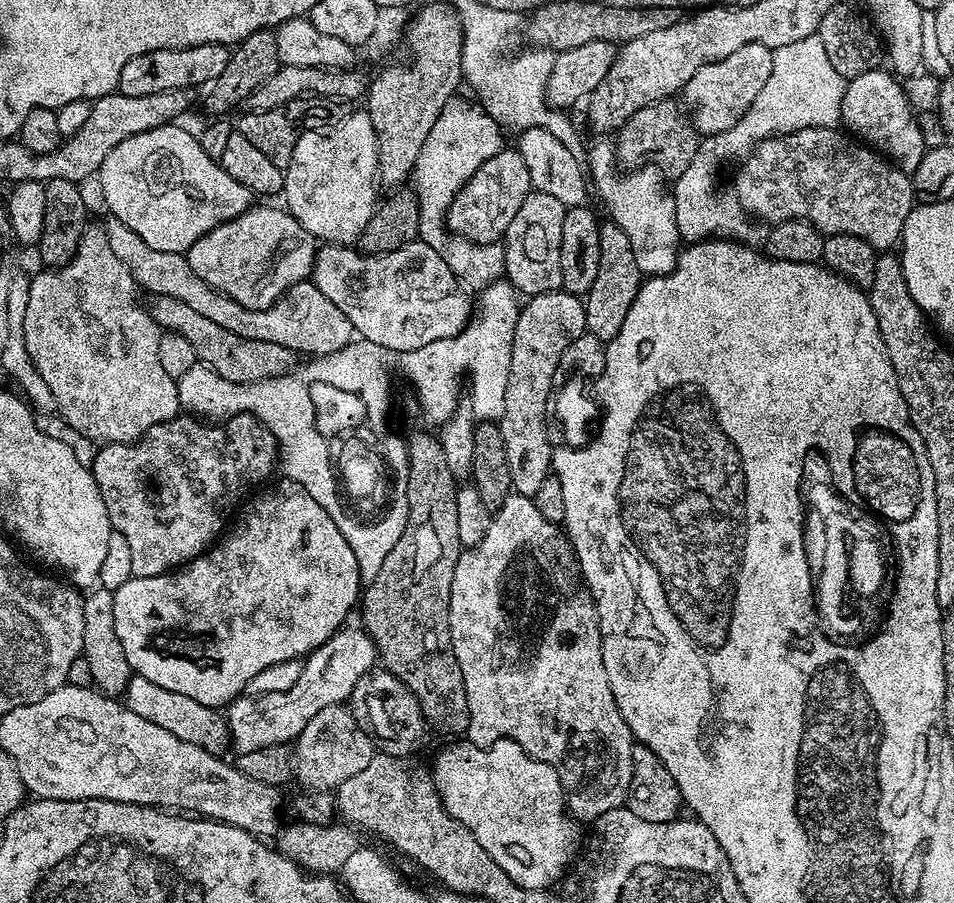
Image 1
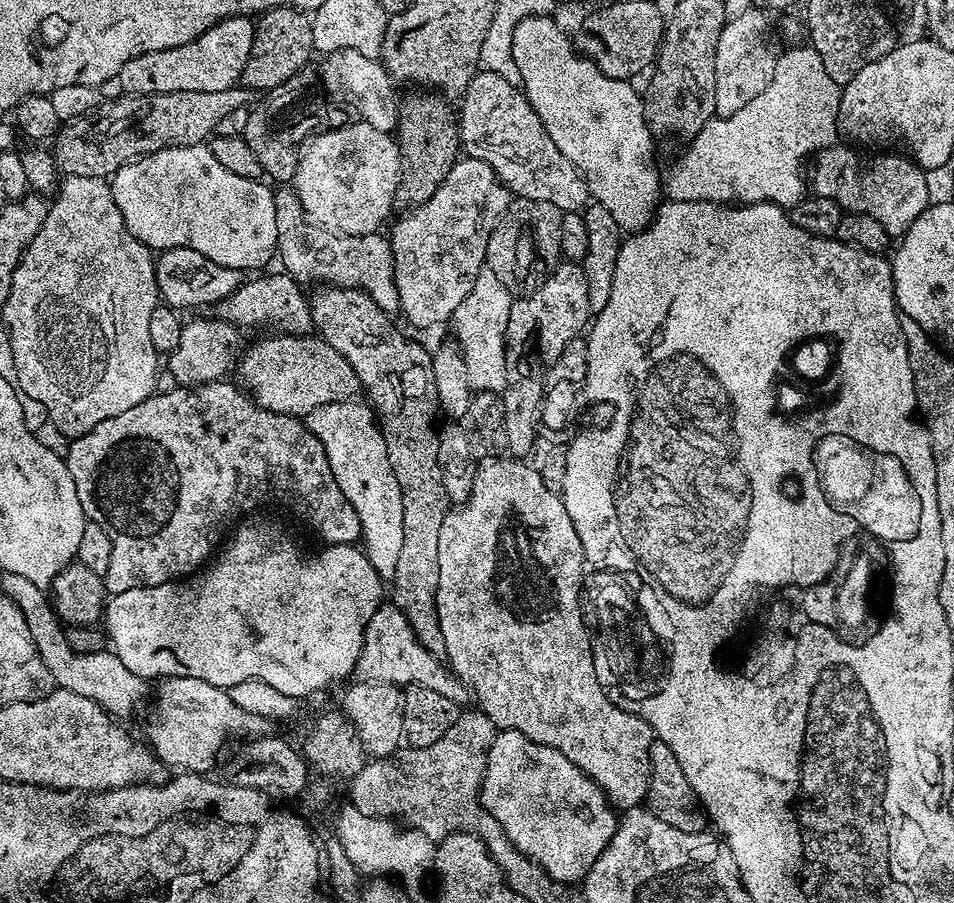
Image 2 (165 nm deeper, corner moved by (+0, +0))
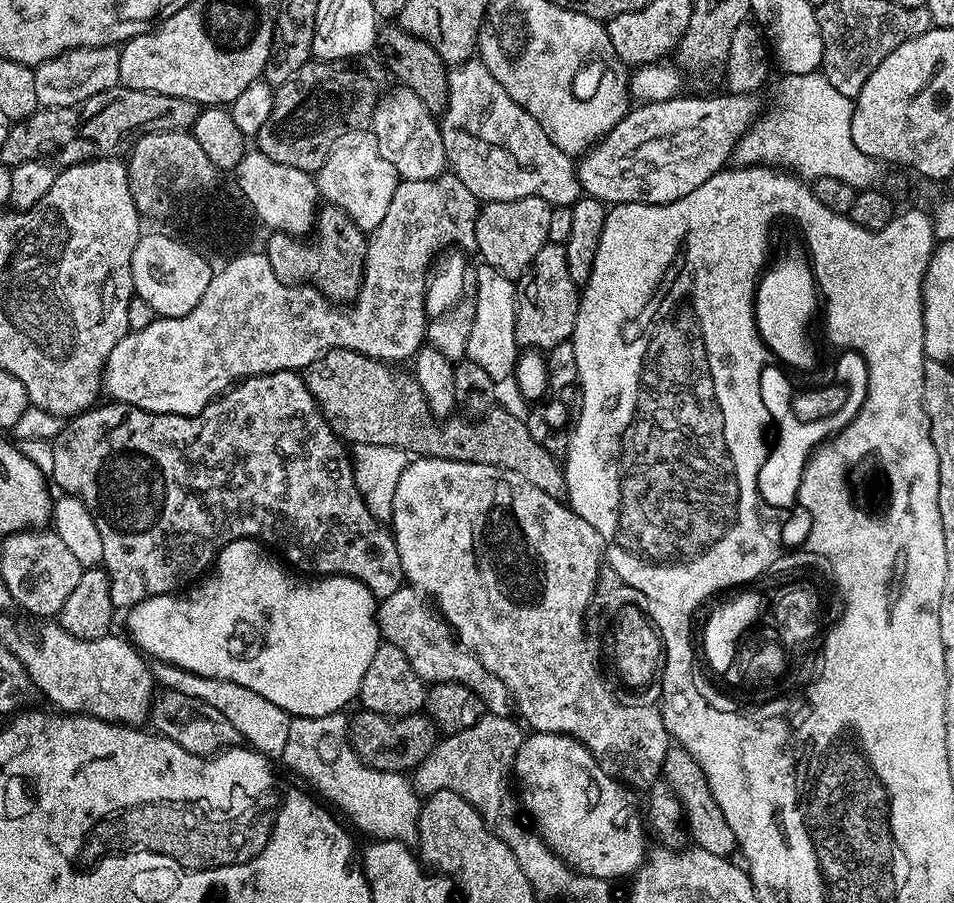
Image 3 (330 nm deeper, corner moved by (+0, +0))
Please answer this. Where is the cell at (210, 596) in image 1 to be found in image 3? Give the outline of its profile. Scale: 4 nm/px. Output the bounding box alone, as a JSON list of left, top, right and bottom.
[127,539,382,717]

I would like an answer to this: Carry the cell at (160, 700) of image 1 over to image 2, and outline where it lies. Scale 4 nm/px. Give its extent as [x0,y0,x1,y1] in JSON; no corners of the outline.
[2,572,149,718]

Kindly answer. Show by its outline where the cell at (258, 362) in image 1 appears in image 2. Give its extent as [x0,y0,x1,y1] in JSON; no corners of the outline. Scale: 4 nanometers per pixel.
[234,335,361,418]

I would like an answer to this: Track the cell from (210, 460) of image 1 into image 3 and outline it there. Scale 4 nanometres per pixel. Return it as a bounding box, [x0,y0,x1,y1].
[50,370,405,610]

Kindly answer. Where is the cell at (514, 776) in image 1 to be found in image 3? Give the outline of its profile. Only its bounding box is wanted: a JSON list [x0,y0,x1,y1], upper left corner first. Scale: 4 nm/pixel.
[514,732,646,882]

